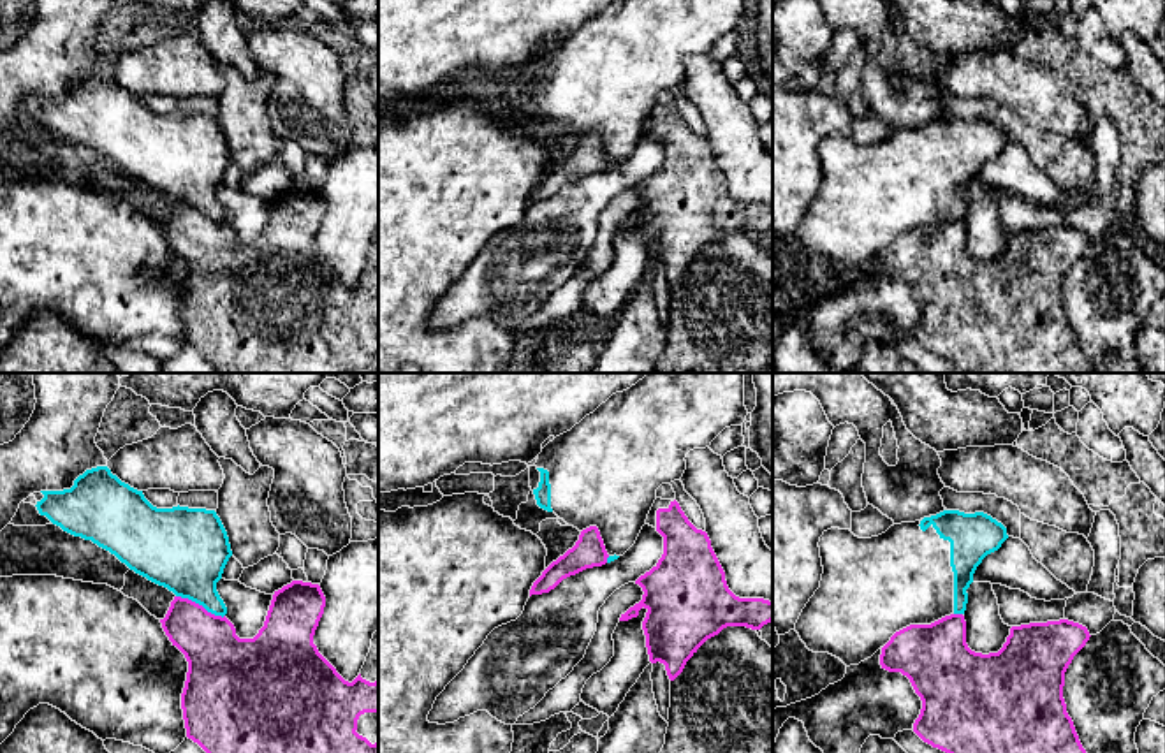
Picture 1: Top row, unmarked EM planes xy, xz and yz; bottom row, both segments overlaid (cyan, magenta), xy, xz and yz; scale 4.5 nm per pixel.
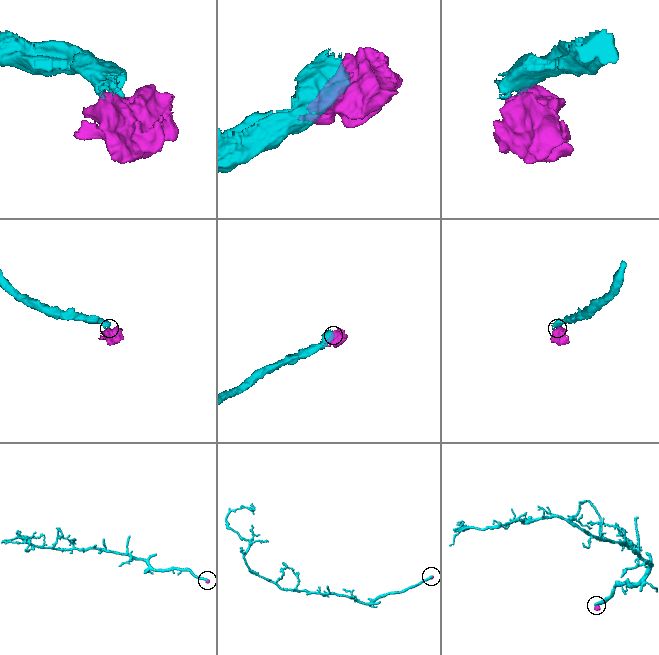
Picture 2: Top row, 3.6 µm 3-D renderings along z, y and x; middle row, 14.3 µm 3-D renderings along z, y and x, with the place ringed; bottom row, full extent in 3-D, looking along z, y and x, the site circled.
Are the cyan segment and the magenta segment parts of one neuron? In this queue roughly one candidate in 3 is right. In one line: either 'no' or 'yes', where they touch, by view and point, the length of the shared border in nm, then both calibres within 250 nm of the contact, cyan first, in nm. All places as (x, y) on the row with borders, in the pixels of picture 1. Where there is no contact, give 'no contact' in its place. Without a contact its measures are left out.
no; contact xy (201, 604); length 240 nm; calibres 380 and 260 nm

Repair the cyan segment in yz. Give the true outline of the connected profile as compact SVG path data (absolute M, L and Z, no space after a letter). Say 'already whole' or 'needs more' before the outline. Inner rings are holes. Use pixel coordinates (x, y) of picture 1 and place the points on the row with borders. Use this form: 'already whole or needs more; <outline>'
needs more; M959 510L894 524L871 538L831 528L818 542L824 567L820 588L802 609L794 630L810 651L829 653L846 667L859 665L910 625L931 625L950 614L964 614L966 589L977 567L1007 538L1007 528L991 515Z

